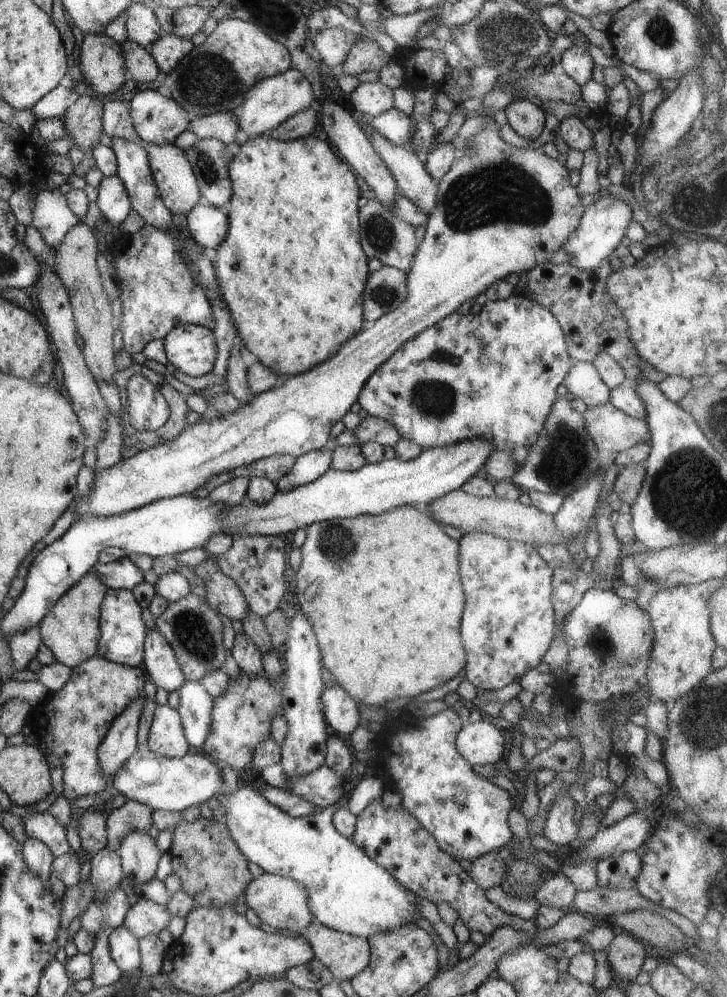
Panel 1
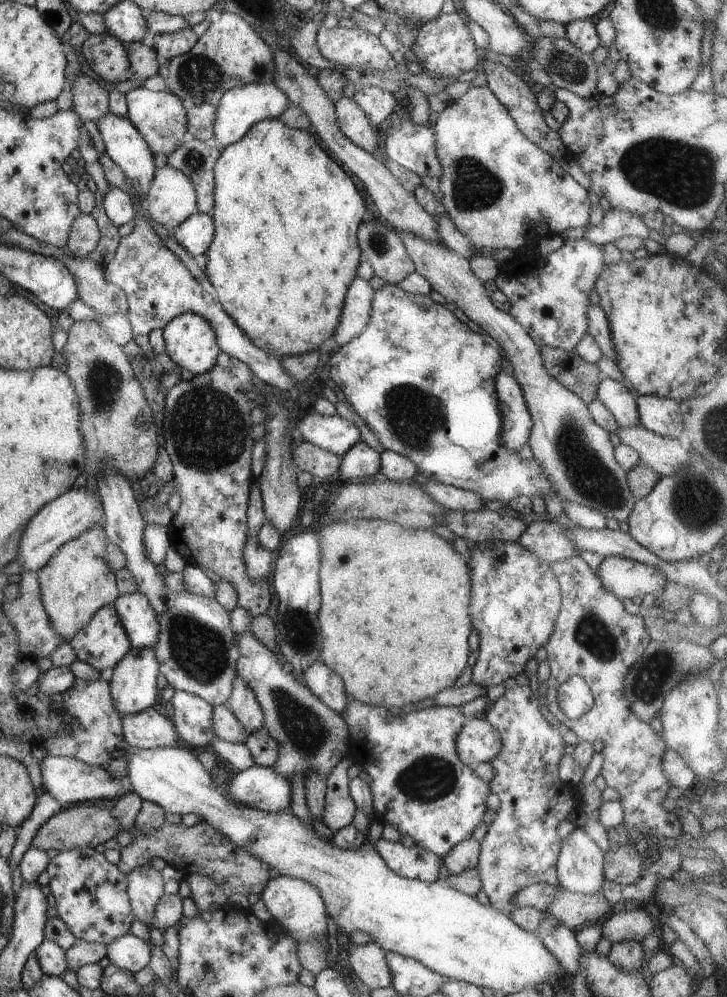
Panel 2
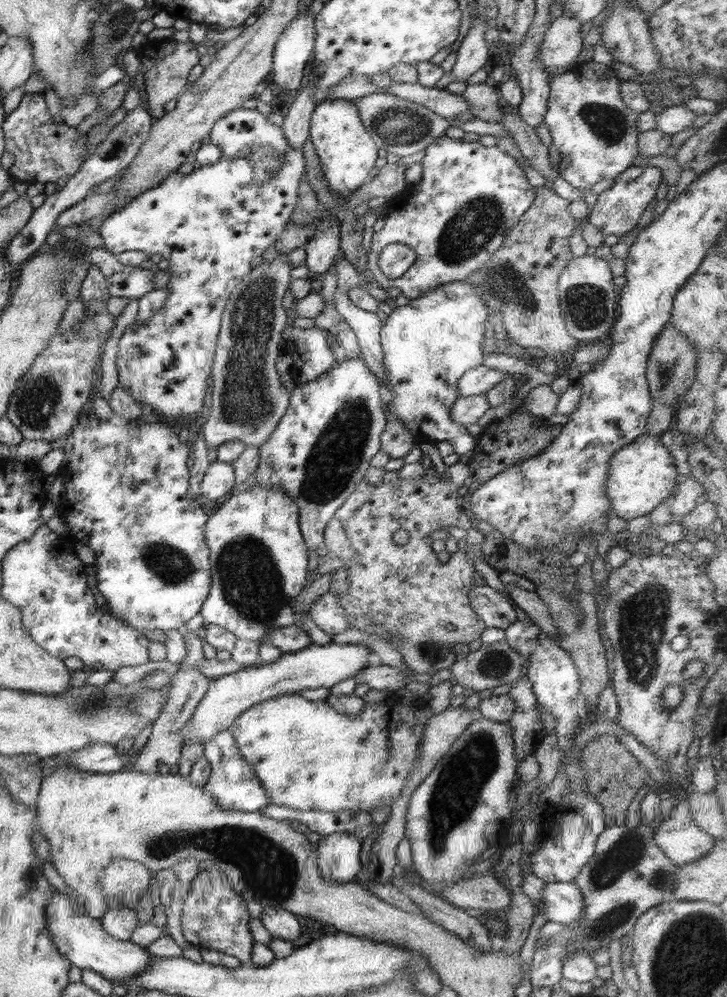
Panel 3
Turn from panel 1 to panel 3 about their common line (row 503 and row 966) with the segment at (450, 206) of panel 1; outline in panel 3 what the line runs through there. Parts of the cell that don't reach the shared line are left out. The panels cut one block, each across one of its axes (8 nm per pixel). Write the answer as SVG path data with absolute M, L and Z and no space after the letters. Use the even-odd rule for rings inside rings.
M56 890L50 898L47 907L49 924L48 934L52 936L52 942L60 954L70 960L74 966L80 969L90 969L104 976L108 980L130 980L132 976L140 976L150 966L151 952L138 944L125 940L118 940L110 936L100 923L90 916L82 916L77 910L73 910L74 899Z

